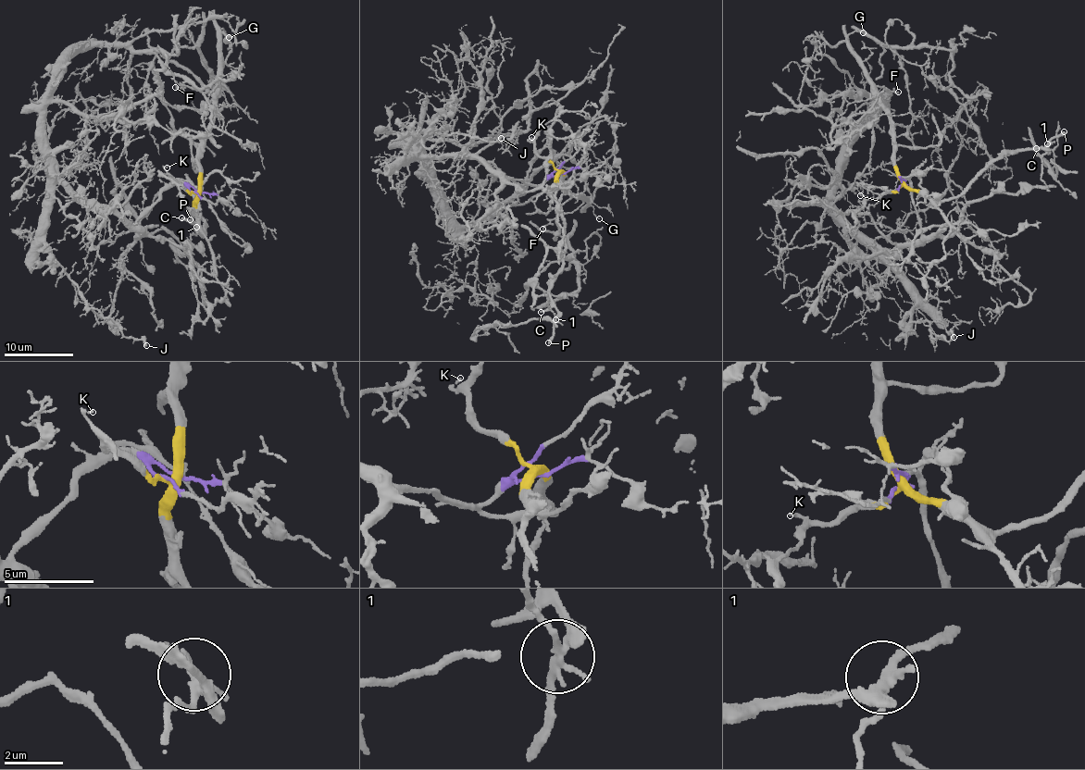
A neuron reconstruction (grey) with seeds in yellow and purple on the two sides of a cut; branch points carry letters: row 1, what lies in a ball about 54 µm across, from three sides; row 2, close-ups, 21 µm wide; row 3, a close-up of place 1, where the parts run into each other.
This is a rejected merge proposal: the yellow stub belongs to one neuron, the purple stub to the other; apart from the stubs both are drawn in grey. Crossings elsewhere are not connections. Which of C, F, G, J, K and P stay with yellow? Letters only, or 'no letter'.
C, F, G, K, P

